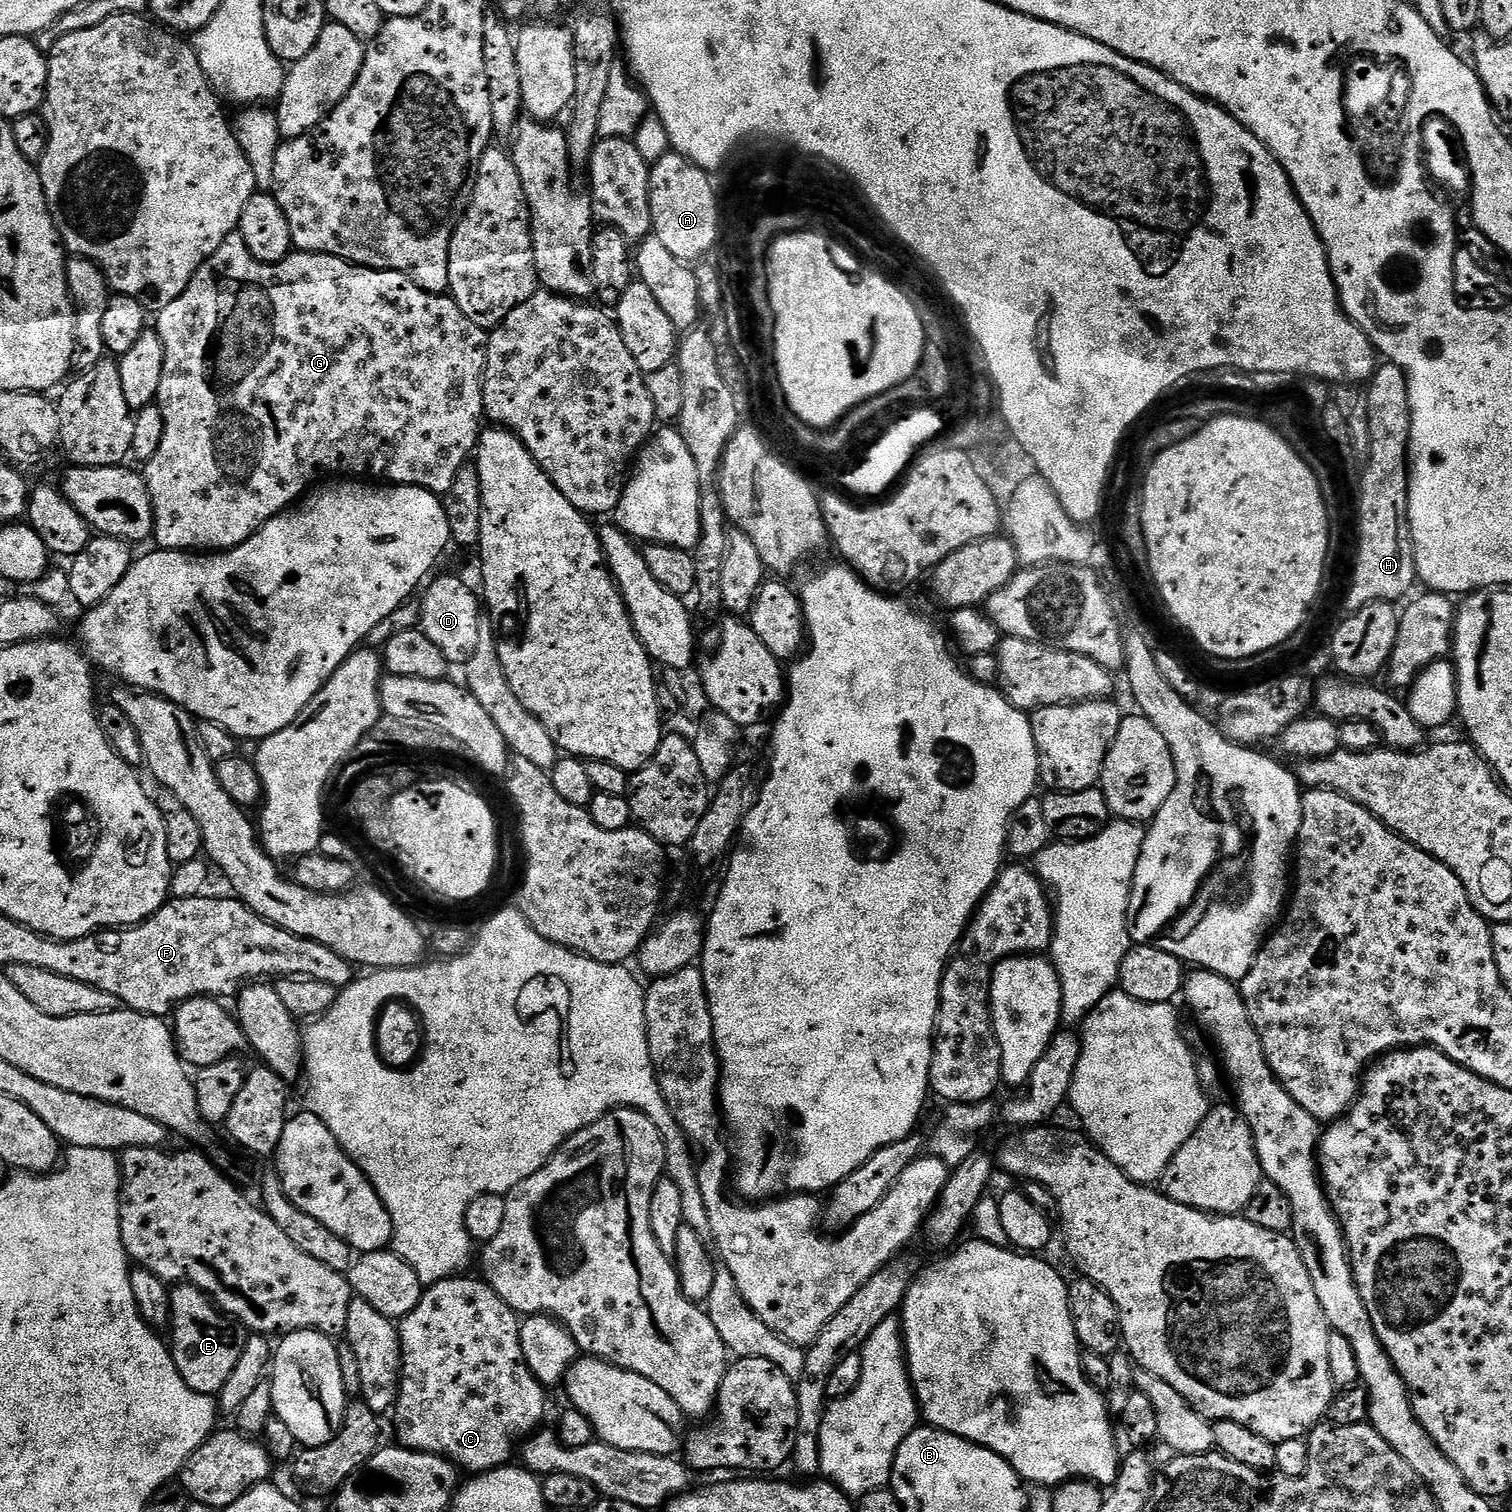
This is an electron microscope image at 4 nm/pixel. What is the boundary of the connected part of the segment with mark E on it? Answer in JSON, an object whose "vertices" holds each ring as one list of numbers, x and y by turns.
{"vertices":[[181,1282,175,1285,170,1292,171,1332,172,1340,170,1339,170,1347,172,1357,174,1358,174,1366,178,1366,178,1374,182,1374,186,1386,190,1386,190,1390,194,1390,198,1394,206,1394,207,1396,219,1394,222,1386,226,1386,226,1381,229,1380,238,1358,242,1355,246,1339,245,1329,237,1326,229,1317,225,1316,213,1304,211,1298,208,1297,208,1293,198,1290,193,1284]]}

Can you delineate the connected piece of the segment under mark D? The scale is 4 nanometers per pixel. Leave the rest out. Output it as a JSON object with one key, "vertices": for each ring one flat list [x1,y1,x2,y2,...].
{"vertices":[[440,576,436,581,434,580,423,589,423,592,425,591,424,601,420,600,418,604,420,608,419,629,426,634,426,638,430,638,430,642,434,642,434,646,438,646,438,650,442,650,442,654,446,654,449,665,463,666,470,658,474,658,474,650,478,650,478,630,482,623,482,617,480,617,480,608,482,612,481,597,477,593,475,596,471,586,456,576]]}

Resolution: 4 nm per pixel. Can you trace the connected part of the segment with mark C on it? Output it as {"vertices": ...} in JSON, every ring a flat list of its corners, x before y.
{"vertices":[[457,1274,447,1280,439,1280,436,1284,429,1284,424,1289,418,1306,410,1314,406,1314,403,1320,399,1321,401,1342,401,1368,400,1385,394,1407,396,1414,396,1436,399,1447,409,1448,411,1452,429,1452,432,1456,442,1456,452,1461,457,1469,468,1471,468,1474,479,1474,481,1472,492,1472,496,1468,503,1468,509,1463,512,1451,517,1451,518,1445,527,1440,533,1432,541,1427,544,1420,544,1411,548,1408,548,1396,545,1385,534,1378,534,1374,526,1366,522,1354,520,1342,520,1321,521,1317,494,1290,489,1286,487,1280,477,1278,471,1280,468,1274]]}

